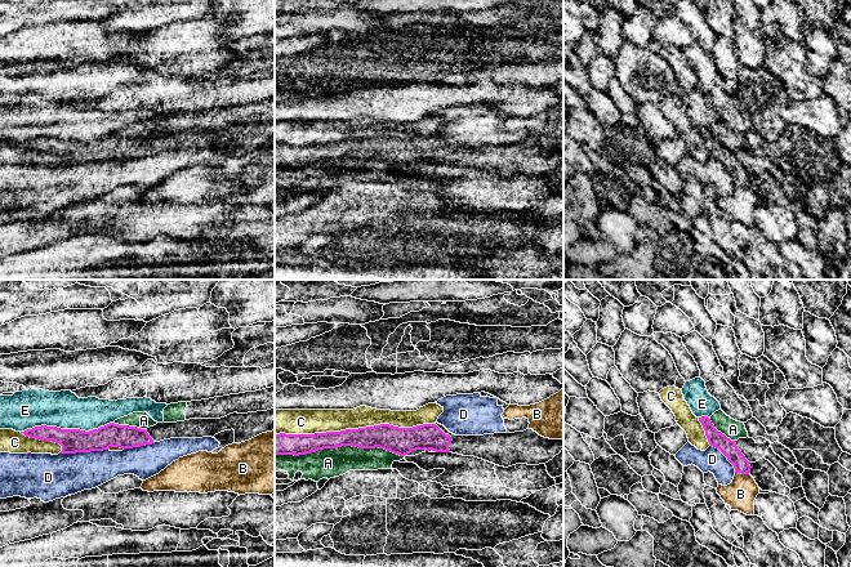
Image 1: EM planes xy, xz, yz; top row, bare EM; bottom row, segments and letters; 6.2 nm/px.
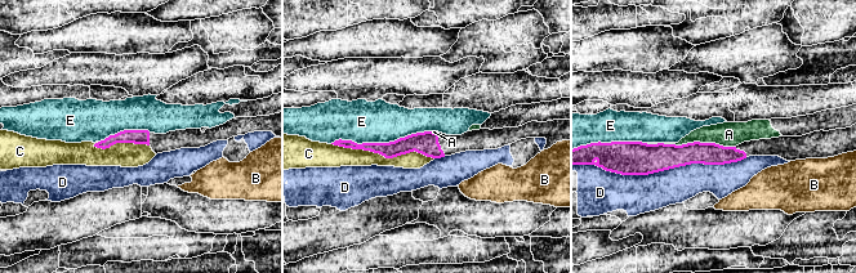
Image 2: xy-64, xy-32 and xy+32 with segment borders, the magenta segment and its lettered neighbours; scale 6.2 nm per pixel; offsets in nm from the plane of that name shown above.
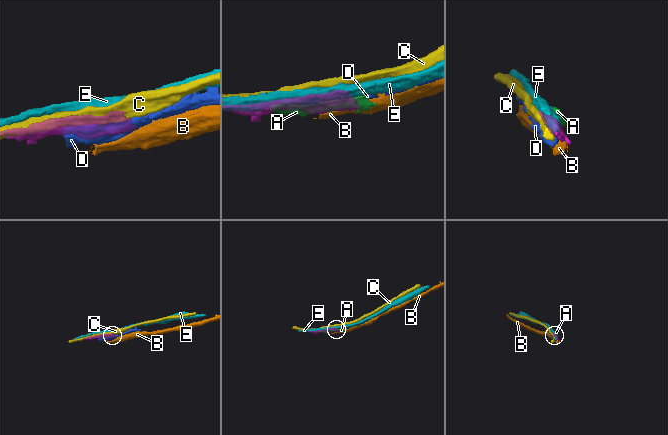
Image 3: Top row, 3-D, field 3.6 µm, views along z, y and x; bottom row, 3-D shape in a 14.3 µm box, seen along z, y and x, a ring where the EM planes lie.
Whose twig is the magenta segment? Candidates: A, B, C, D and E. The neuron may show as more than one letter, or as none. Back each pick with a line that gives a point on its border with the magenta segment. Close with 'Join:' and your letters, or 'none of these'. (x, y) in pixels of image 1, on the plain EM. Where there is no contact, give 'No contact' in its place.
Join: none of these

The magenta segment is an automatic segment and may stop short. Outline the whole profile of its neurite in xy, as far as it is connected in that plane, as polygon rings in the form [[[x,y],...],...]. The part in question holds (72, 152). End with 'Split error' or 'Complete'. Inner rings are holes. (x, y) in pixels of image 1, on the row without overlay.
[[[275,119],[267,122],[230,125],[220,130],[190,130],[177,134],[157,134],[147,140],[110,134],[89,143],[35,138],[23,144],[40,152],[52,152],[62,157],[59,165],[103,162],[110,159],[133,160],[170,149],[213,148],[224,142],[235,142],[235,155],[249,152],[262,144],[275,142]]]. Split error

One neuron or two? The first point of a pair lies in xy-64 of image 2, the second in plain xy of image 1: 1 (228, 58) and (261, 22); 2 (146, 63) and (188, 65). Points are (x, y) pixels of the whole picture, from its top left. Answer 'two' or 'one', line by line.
1: two
2: two

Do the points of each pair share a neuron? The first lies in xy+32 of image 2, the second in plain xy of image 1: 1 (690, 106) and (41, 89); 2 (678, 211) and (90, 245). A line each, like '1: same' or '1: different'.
1: different
2: different

